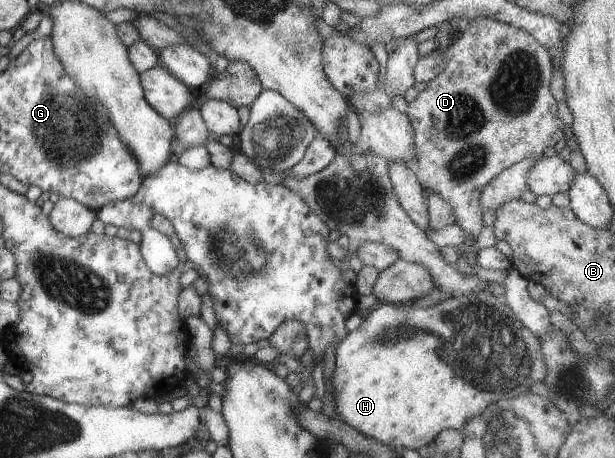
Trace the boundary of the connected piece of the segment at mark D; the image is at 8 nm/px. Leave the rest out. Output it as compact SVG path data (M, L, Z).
M487 17L469 20L470 29L455 35L444 52L447 62L444 71L427 83L418 97L408 104L408 117L415 131L416 157L414 170L424 190L444 197L456 213L458 224L476 243L482 230L480 195L484 187L523 159L542 158L544 149L556 147L564 137L564 123L558 116L556 99L550 92L552 56L525 29L506 25Z

